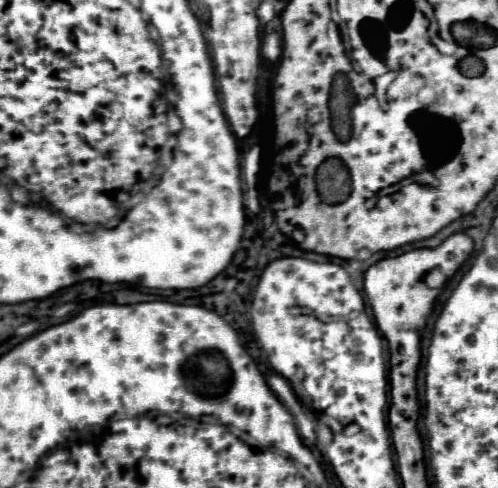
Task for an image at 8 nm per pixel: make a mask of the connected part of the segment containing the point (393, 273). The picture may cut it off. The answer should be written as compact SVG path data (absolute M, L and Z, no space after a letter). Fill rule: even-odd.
M458 232L448 236L436 248L416 248L394 258L382 258L380 262L372 264L364 272L364 292L372 306L377 326L384 324L380 322L384 314L394 312L392 308L396 308L398 304L406 304L406 300L434 300L434 290L428 290L428 286L422 282L422 276L432 268L440 268L446 276L454 276L454 272L462 266L462 262L472 254L473 250L473 240L467 234Z

